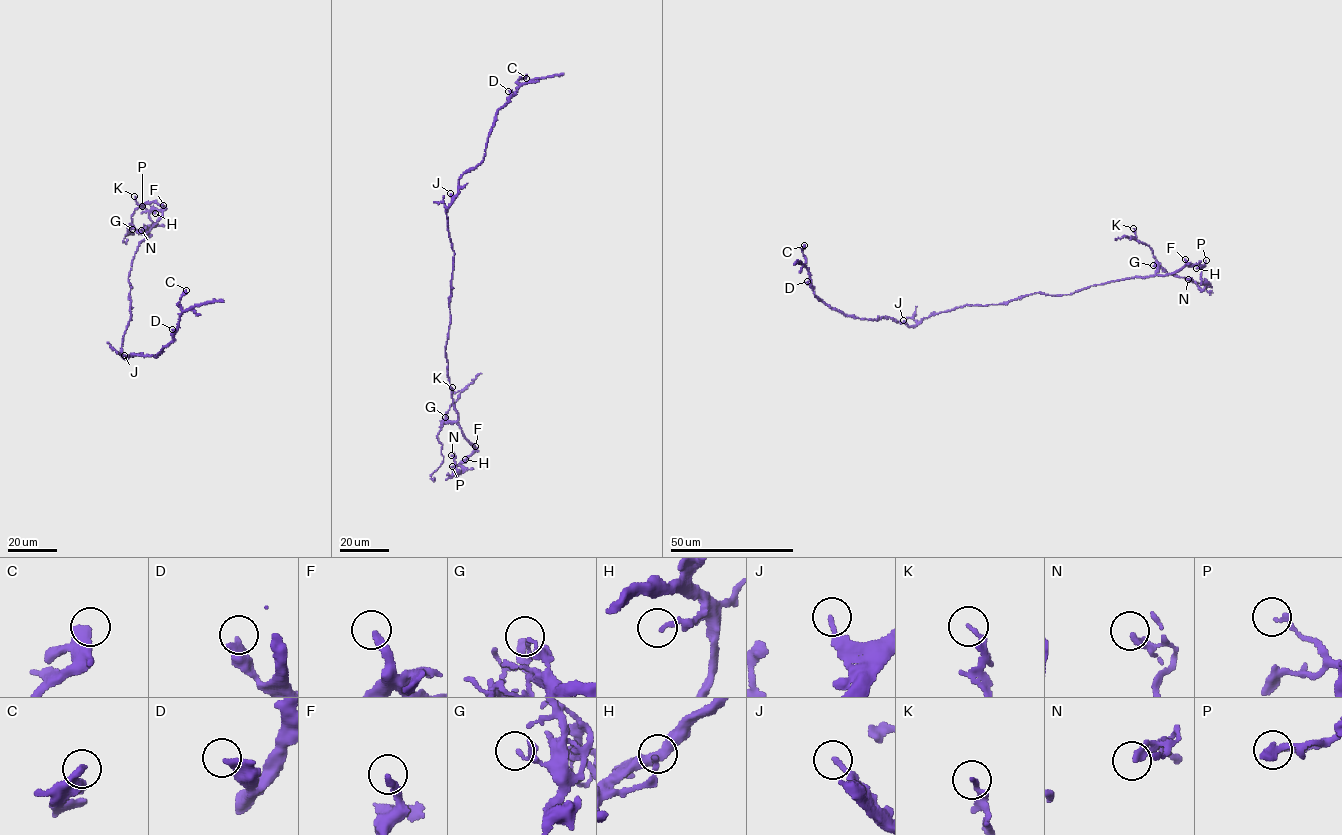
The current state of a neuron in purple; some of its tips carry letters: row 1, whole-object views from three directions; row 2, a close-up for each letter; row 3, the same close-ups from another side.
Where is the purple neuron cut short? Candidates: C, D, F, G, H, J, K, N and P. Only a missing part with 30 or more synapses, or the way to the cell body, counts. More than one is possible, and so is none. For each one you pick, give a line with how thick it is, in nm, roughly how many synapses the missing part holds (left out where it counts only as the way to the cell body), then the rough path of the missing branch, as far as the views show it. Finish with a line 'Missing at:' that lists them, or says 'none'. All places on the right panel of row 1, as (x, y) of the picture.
F: 280 nm | (1185, 259), (1177, 245), (1175, 232), (1191, 143), (1164, 136)
Missing at: F

